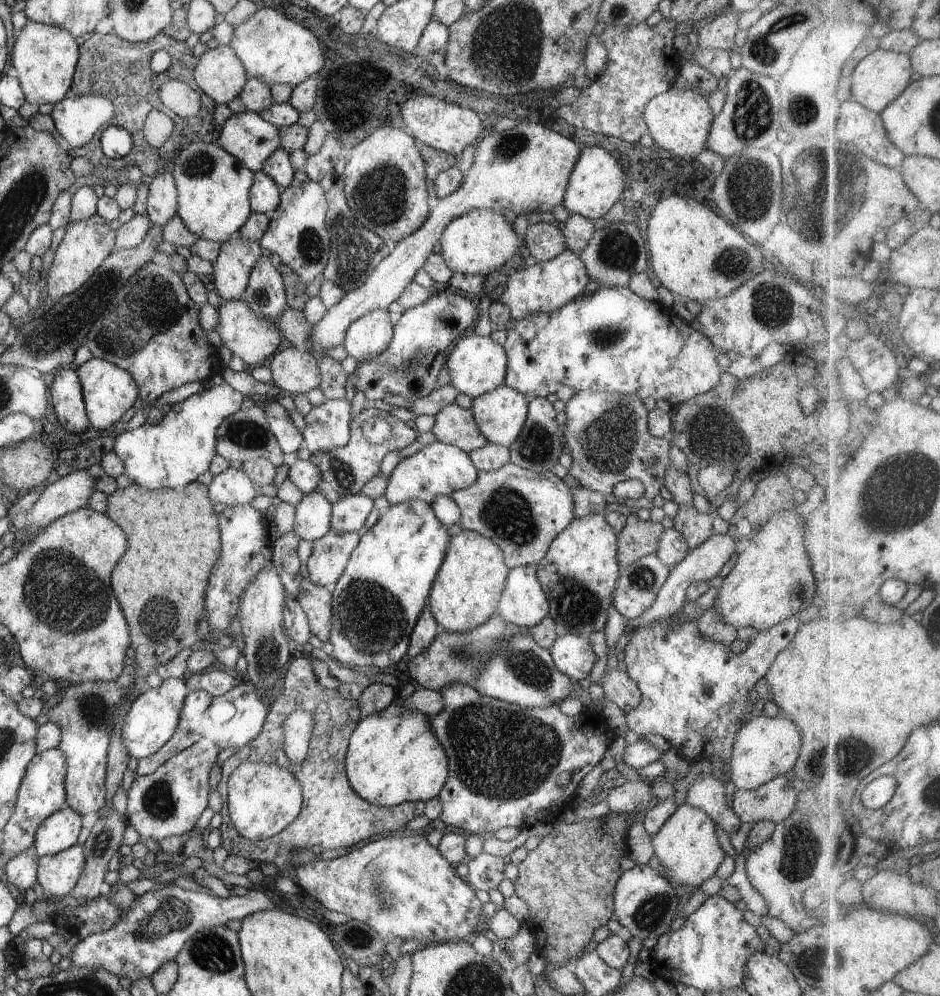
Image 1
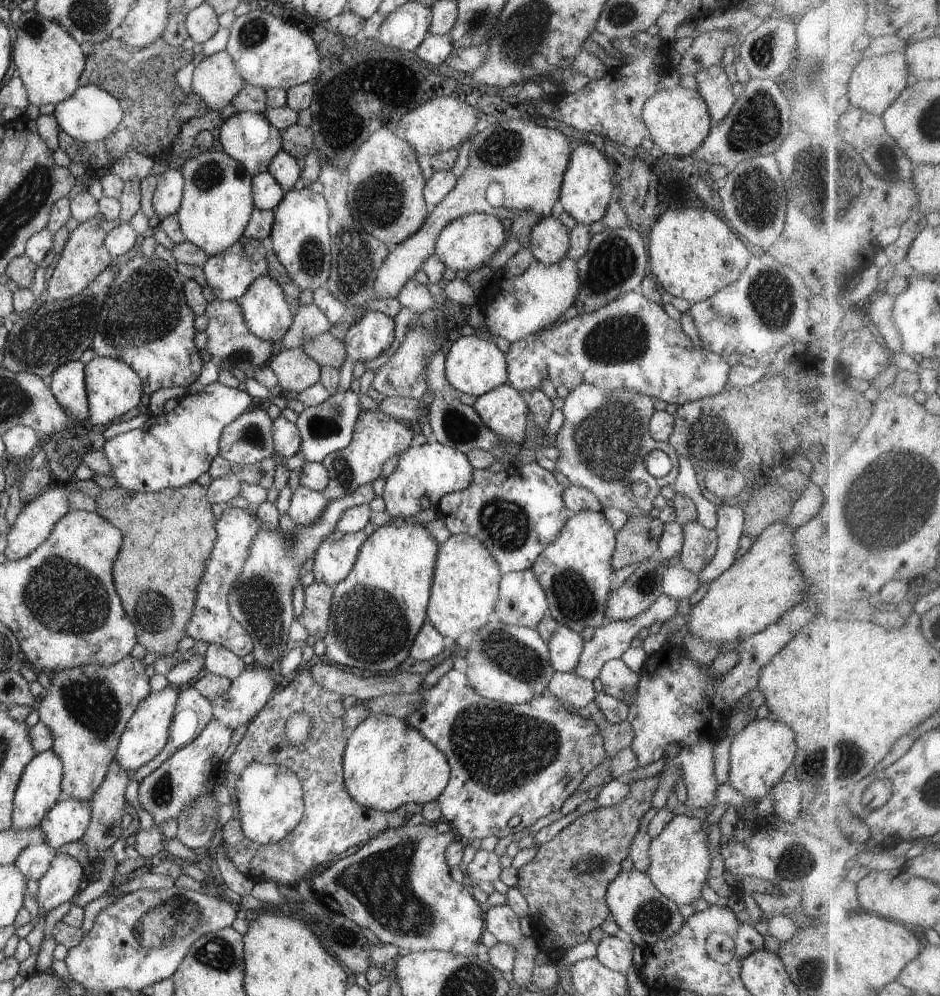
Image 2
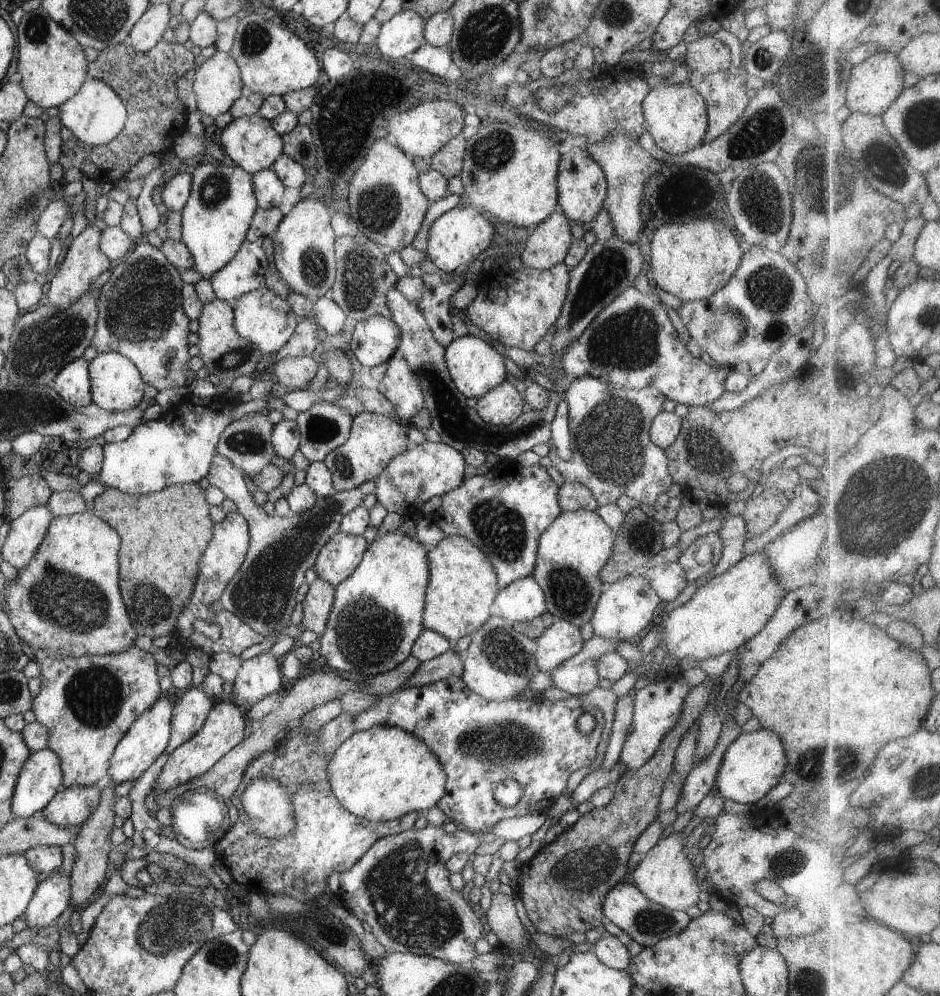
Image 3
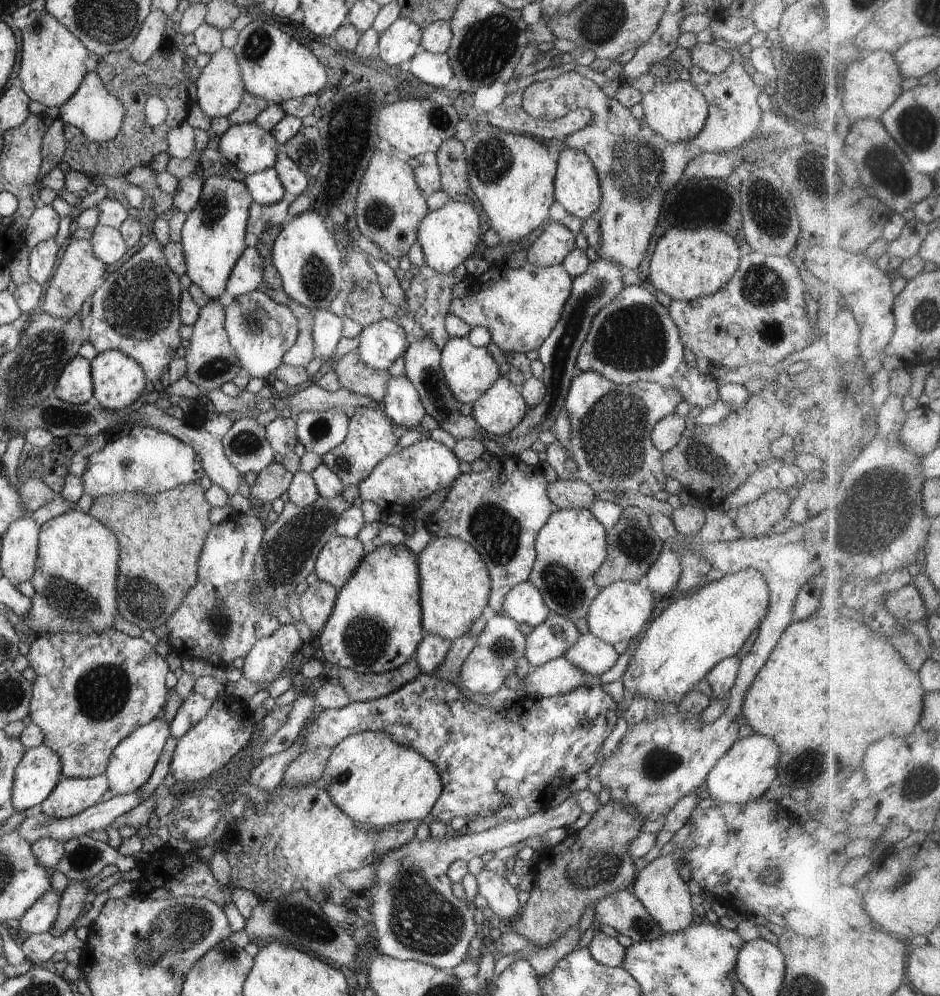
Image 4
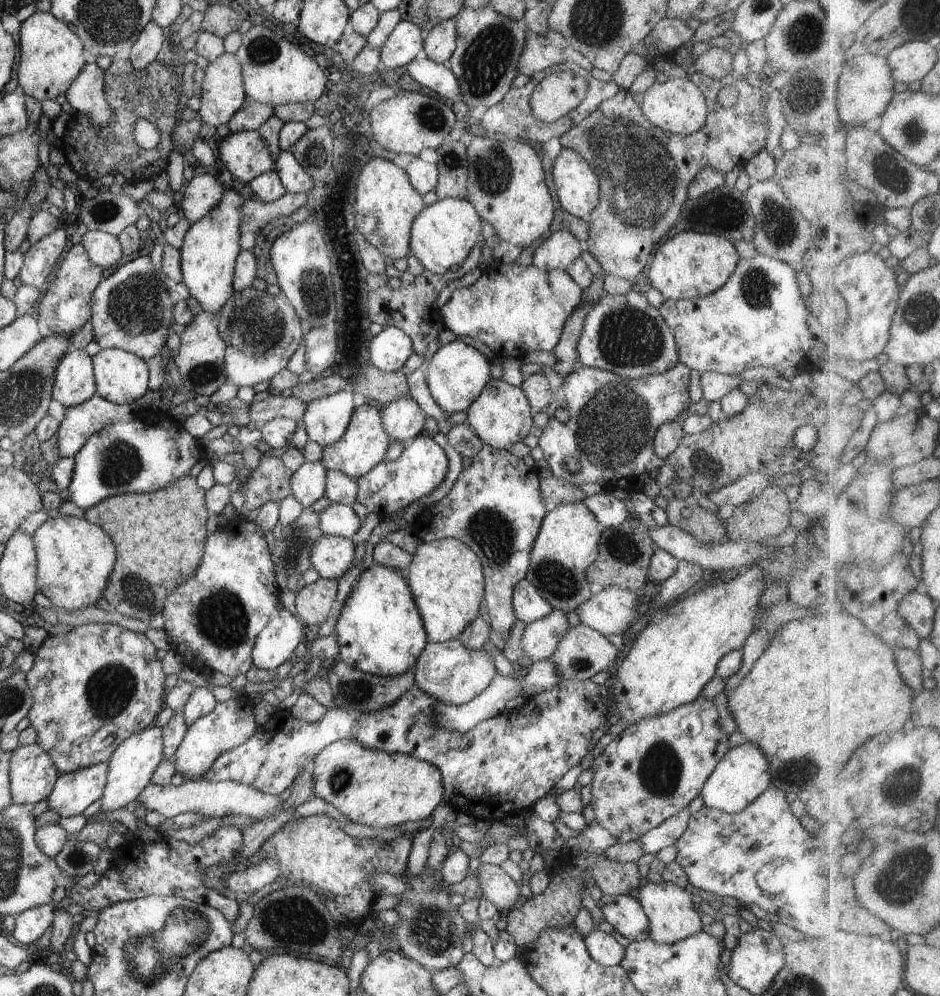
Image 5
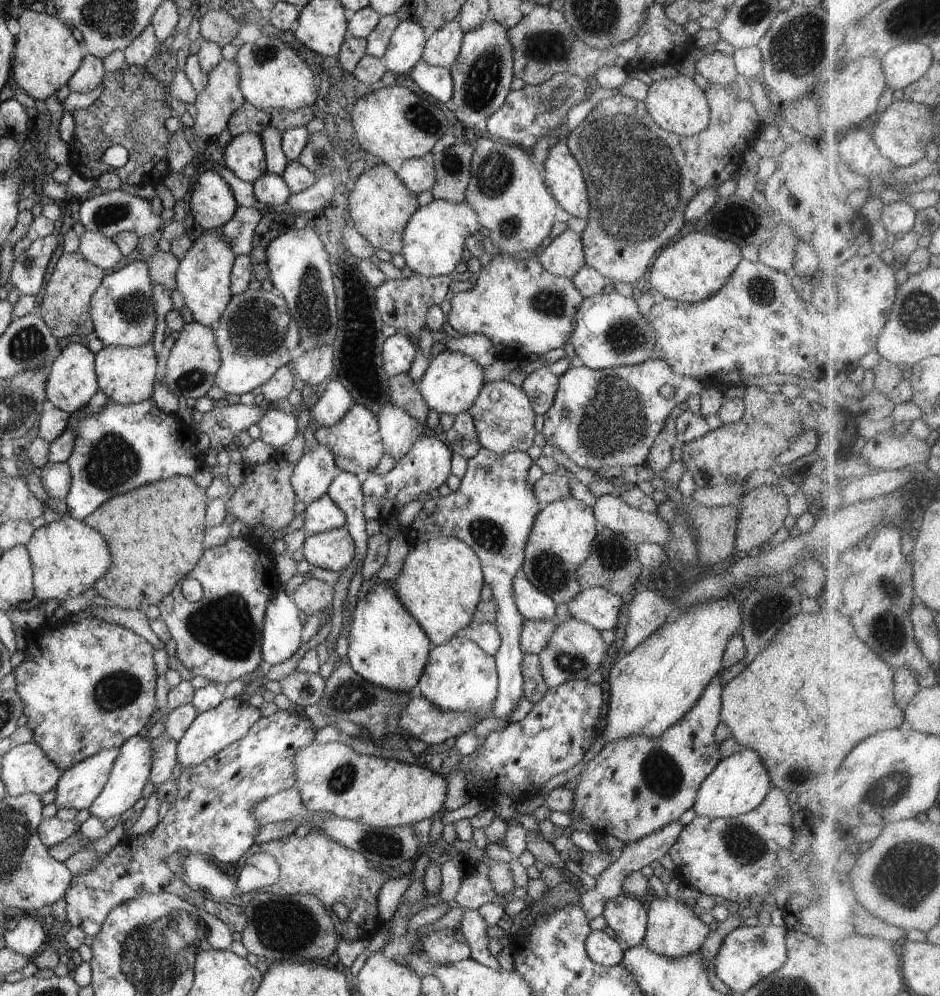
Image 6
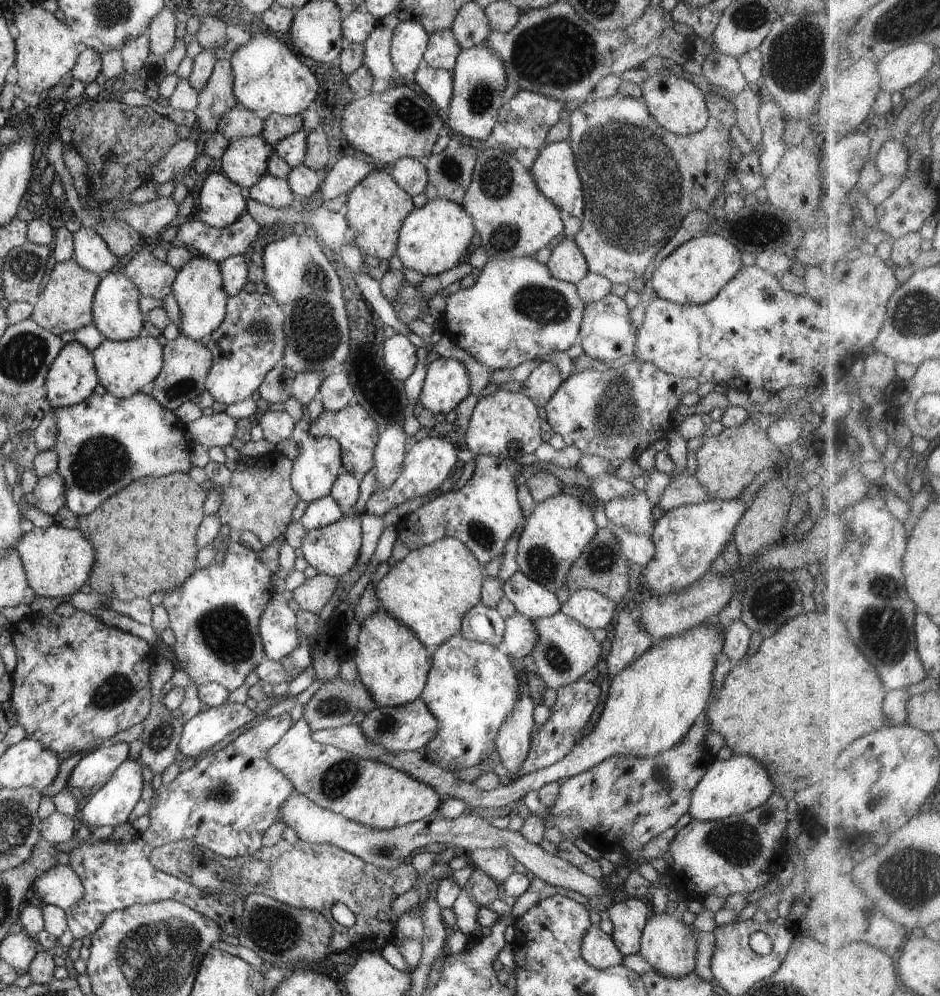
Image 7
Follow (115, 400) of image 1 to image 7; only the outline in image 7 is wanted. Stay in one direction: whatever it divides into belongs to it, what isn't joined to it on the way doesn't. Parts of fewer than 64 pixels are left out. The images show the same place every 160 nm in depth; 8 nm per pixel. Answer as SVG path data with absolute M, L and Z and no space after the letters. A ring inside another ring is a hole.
M134 338L128 341L105 339L98 348L92 351L92 358L98 382L109 394L116 398L131 398L140 392L142 386L153 382L160 374L163 364L163 347L157 338Z

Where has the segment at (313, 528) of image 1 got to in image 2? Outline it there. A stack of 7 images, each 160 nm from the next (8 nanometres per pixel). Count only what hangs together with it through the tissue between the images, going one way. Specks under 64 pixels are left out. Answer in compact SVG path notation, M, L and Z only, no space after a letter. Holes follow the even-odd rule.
M298 487L290 499L287 515L296 525L310 526L326 510L329 501L322 491L313 491L306 487Z

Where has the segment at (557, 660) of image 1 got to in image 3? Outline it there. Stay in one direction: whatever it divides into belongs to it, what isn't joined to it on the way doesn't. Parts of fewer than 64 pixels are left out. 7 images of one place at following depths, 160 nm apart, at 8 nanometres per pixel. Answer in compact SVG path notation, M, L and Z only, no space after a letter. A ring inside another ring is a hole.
M557 619L537 638L536 662L540 671L550 673L582 650L580 627Z

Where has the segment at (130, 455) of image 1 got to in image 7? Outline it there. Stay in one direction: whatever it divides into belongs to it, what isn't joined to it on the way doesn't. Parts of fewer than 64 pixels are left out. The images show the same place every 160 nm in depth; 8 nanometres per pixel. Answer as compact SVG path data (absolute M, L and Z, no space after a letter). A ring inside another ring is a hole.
M94 392L75 406L53 409L56 421L56 444L53 449L58 454L57 472L66 486L65 507L77 516L91 514L108 496L113 496L138 478L189 473L193 468L189 456L192 447L186 442L185 424L174 412L166 410L154 398L144 393L138 392L131 398L116 398L109 393L99 396Z

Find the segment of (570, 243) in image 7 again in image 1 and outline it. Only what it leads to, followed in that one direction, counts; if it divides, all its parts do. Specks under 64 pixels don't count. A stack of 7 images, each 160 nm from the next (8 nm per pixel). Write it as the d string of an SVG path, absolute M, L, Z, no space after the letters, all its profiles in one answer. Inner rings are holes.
M534 223L528 226L524 245L537 261L546 262L566 248L563 232L552 223Z

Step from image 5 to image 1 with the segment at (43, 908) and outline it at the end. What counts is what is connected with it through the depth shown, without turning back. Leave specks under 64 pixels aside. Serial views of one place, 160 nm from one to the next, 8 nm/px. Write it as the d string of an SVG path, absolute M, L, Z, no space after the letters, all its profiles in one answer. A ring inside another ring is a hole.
M74 843L70 848L38 859L37 881L45 892L68 896L85 867L86 853L83 845Z

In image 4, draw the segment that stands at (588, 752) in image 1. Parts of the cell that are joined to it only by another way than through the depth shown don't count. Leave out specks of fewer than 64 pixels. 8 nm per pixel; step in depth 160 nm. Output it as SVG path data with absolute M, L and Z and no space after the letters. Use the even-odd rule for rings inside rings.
M420 674L417 678L414 678L414 680L402 686L400 690L396 690L392 692L392 694L388 694L382 698L368 702L353 702L348 704L348 706L344 706L344 708L323 709L322 712L320 712L310 724L306 724L301 731L304 732L304 750L302 750L300 754L308 752L308 750L318 750L318 748L333 748L342 742L344 738L365 731L382 732L382 734L388 734L394 742L398 742L398 745L402 744L402 746L408 746L408 748L416 750L418 754L422 754L423 758L426 758L426 760L434 764L443 787L442 794L440 794L440 798L438 798L438 801L434 804L431 811L432 816L438 818L436 820L444 822L447 826L449 826L450 822L456 817L462 817L467 822L477 817L495 817L498 820L509 819L514 821L527 818L532 814L536 814L536 812L551 808L556 790L569 787L576 774L587 772L596 764L601 754L604 741L615 729L619 718L619 709L620 707L614 702L610 695L604 692L602 686L578 686L578 688L574 688L574 690L570 690L570 692L556 697L523 697L520 698L514 706L509 704L504 709L496 710L496 708L492 708L492 706L480 706L468 700L468 698L462 694L461 690L453 683L441 680L435 675ZM504 794L506 794L506 796L512 796L512 798L516 796L516 798L514 798L510 804L504 804Z

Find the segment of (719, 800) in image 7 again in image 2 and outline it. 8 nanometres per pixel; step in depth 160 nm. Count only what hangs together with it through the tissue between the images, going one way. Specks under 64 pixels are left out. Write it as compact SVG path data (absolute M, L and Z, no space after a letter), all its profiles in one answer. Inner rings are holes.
M771 716L750 721L732 740L729 750L729 785L757 803L782 780L796 756L795 732L790 726Z

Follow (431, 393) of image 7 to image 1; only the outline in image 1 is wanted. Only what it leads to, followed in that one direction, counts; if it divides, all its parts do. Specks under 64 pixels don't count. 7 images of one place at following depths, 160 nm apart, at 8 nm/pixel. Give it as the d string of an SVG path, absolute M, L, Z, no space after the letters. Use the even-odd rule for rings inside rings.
M466 333L451 348L445 362L451 382L460 392L471 399L493 391L503 384L507 371L507 354L503 345L491 337Z

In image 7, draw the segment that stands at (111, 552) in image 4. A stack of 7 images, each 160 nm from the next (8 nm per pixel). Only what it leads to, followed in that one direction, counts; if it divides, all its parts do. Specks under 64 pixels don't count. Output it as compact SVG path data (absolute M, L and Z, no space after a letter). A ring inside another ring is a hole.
M56 523L47 528L35 527L34 530L22 534L14 550L22 560L27 585L34 590L35 595L46 598L73 596L88 582L94 566L94 546L82 536L82 532Z

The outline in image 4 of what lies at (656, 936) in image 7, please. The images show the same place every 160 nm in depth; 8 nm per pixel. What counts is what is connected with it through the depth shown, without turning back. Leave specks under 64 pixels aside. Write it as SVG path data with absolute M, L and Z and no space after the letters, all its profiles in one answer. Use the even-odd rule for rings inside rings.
M676 854L661 856L642 868L640 872L637 872L634 883L630 888L636 898L642 902L654 922L658 922L662 932L668 934L682 932L682 930L686 930L688 926L695 923L693 920L692 896L689 886L680 877L680 863Z

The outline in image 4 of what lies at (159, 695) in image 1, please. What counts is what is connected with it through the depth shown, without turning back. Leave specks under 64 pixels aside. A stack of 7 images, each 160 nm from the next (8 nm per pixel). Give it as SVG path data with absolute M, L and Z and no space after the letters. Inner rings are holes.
M163 716L158 717L138 730L134 730L130 736L124 738L122 742L114 748L110 756L106 777L109 784L109 790L114 795L126 795L136 793L150 780L153 770L162 755L166 742L171 738L171 729L168 720Z

